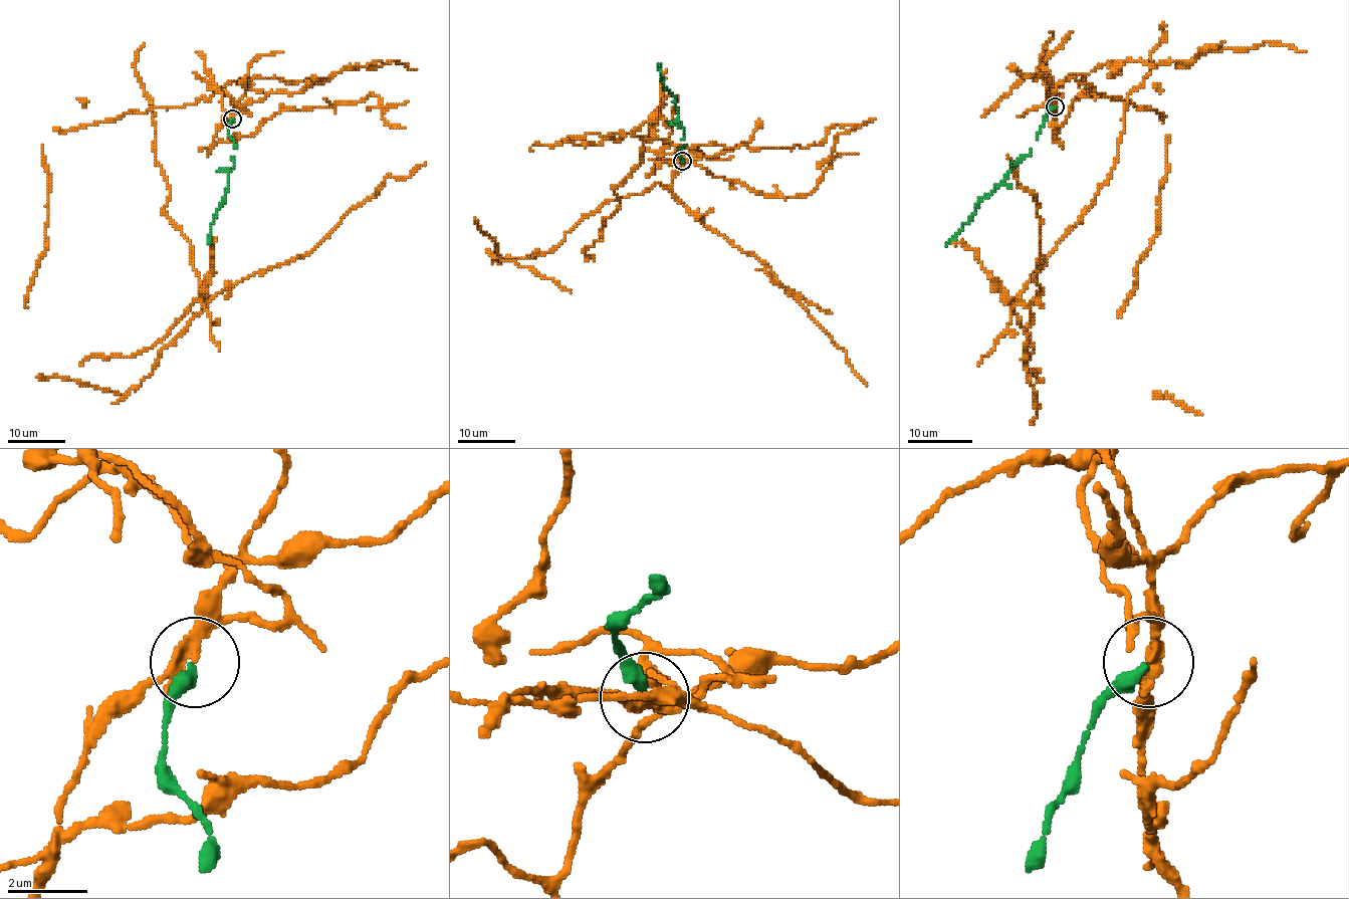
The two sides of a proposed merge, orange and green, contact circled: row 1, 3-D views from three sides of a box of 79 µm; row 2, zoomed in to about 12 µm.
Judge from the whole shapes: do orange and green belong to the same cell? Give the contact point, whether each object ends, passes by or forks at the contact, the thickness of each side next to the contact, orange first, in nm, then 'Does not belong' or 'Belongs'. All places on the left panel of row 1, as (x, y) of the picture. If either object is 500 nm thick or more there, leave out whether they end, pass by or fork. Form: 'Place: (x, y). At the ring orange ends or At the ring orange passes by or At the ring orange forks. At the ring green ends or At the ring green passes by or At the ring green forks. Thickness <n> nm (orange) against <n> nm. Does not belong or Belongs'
Place: (232, 119). At the ring orange passes by. At the ring green ends. Thickness 200 nm (orange) against 340 nm. Does not belong

